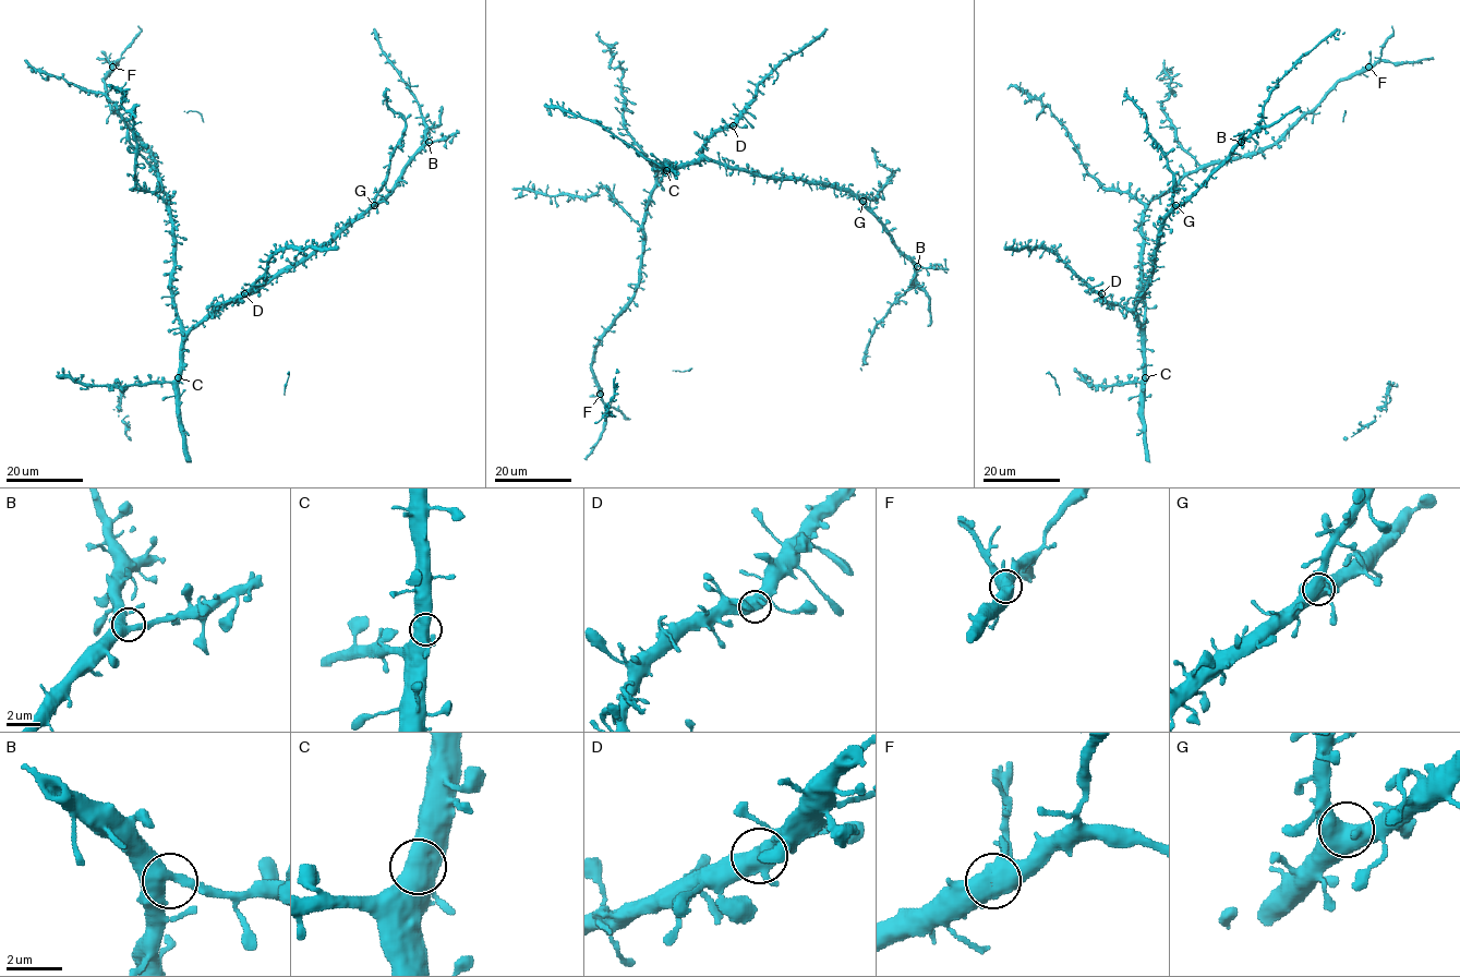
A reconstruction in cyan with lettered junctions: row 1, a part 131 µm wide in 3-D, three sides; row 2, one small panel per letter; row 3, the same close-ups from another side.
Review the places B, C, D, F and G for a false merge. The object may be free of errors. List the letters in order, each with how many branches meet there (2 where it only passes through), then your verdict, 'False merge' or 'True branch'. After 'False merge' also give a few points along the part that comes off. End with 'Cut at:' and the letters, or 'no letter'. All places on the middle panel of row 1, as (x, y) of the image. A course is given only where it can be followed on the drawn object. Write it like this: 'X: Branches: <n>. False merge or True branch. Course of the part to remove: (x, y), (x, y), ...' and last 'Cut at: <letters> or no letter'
B: Branches: 3. True branch
C: Branches: 3. True branch
D: Branches: 3. True branch
F: Branches: 3. True branch
G: Branches: 3. True branch
Cut at: no letter

